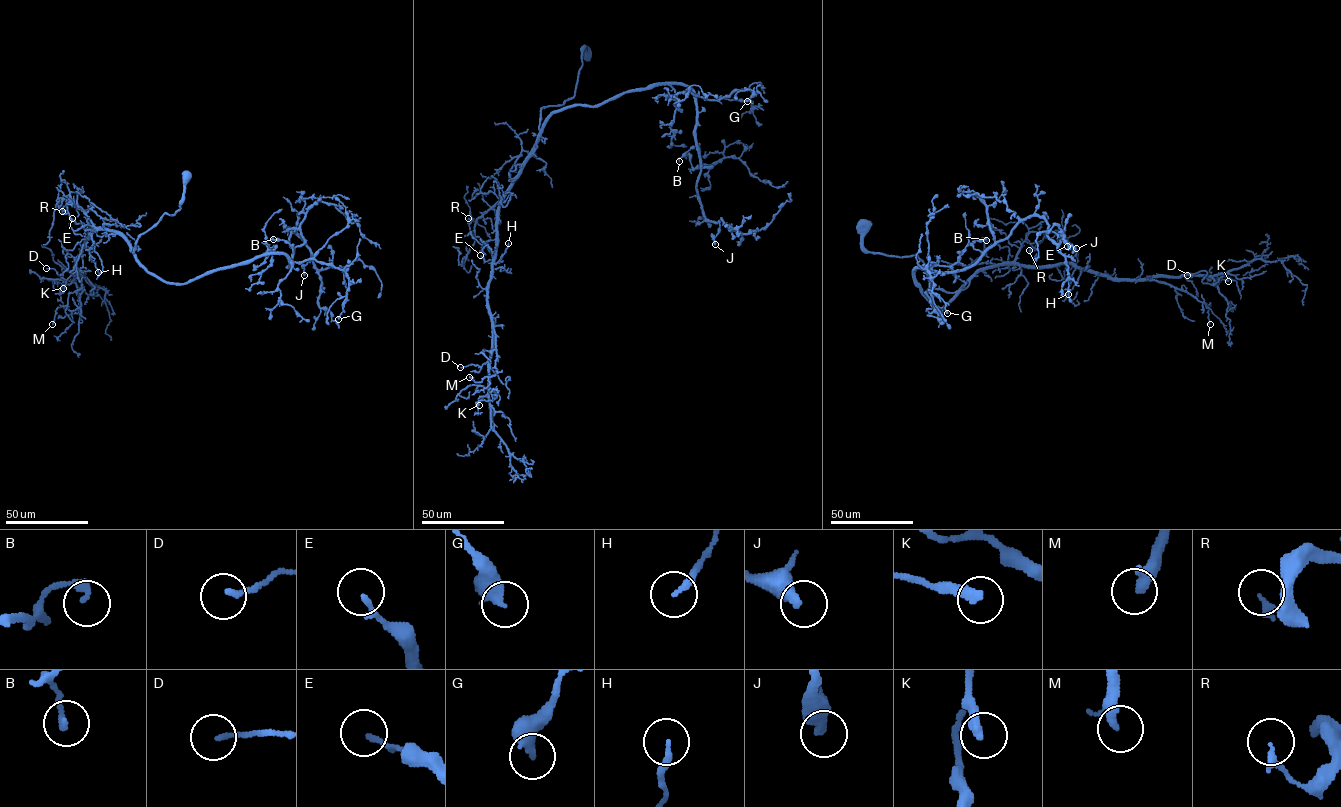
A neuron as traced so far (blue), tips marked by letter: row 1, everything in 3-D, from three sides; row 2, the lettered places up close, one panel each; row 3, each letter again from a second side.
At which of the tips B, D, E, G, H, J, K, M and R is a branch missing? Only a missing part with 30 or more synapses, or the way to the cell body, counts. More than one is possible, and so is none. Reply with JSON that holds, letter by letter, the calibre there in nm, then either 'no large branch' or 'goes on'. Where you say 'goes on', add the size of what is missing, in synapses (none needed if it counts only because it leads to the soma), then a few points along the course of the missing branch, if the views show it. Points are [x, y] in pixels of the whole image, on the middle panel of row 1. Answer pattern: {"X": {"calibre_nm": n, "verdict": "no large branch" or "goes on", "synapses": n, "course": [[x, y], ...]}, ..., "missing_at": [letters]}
{"B": {"calibre_nm": 200, "verdict": "no large branch"}, "D": {"calibre_nm": 160, "verdict": "no large branch"}, "E": {"calibre_nm": 160, "verdict": "no large branch"}, "G": {"calibre_nm": 480, "verdict": "no large branch"}, "H": {"calibre_nm": 180, "verdict": "no large branch"}, "J": {"calibre_nm": 420, "verdict": "goes on", "synapses": 45}, "K": {"calibre_nm": 320, "verdict": "no large branch"}, "M": {"calibre_nm": 360, "verdict": "no large branch"}, "R": {"calibre_nm": 200, "verdict": "no large branch"}, "missing_at": ["J"]}

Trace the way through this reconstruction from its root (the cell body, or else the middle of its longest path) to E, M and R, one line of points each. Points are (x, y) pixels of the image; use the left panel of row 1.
E: (187, 177), (179, 210), (143, 233), (132, 253), (108, 229), (87, 239), (72, 218)
M: (187, 177), (179, 210), (133, 253), (108, 229), (89, 235), (76, 262), (80, 306), (59, 307), (52, 324)
R: (187, 177), (179, 210), (164, 213), (143, 233), (132, 253), (127, 240), (93, 225), (69, 195), (62, 211)

